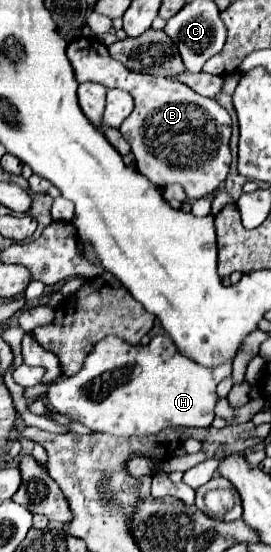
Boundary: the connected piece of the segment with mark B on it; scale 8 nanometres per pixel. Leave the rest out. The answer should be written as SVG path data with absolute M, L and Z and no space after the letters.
M78 37L70 41L66 55L74 67L78 83L96 81L108 89L124 89L134 97L134 115L126 117L120 133L132 147L136 169L156 187L164 189L178 183L184 187L188 199L200 199L210 195L226 179L232 161L232 119L216 99L198 95L188 85L170 77L150 77L128 71L122 63L112 59L106 45L94 37Z

